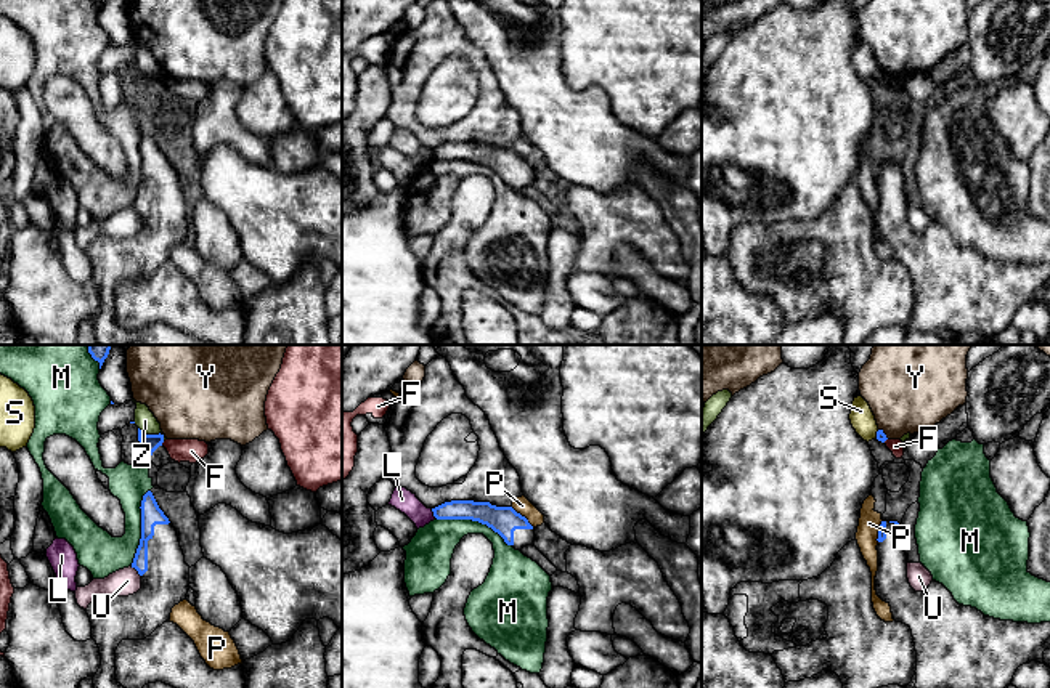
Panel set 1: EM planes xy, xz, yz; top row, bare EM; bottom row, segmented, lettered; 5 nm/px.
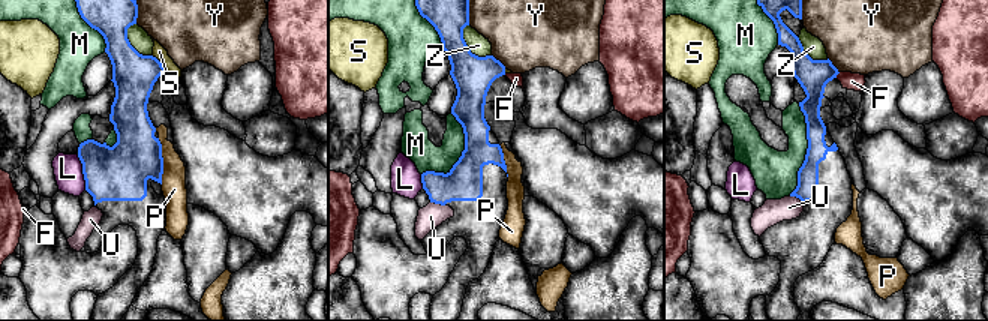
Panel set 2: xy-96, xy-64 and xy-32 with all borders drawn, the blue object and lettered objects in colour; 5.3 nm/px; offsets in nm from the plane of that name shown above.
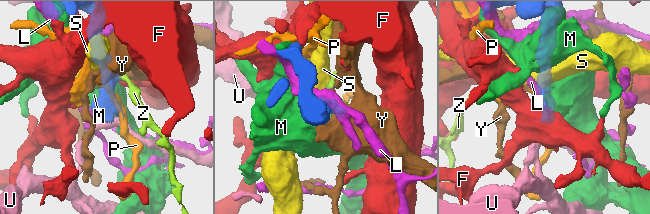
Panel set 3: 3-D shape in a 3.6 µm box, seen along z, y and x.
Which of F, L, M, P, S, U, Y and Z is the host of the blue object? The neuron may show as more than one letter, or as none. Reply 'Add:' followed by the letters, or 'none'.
Add: none

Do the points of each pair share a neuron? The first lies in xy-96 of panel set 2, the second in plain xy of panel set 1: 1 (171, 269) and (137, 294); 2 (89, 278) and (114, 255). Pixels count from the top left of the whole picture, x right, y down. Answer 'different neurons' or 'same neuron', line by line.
1: same neuron
2: different neurons

